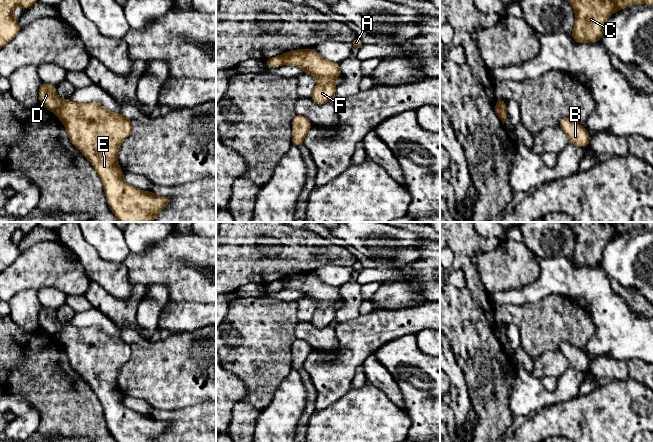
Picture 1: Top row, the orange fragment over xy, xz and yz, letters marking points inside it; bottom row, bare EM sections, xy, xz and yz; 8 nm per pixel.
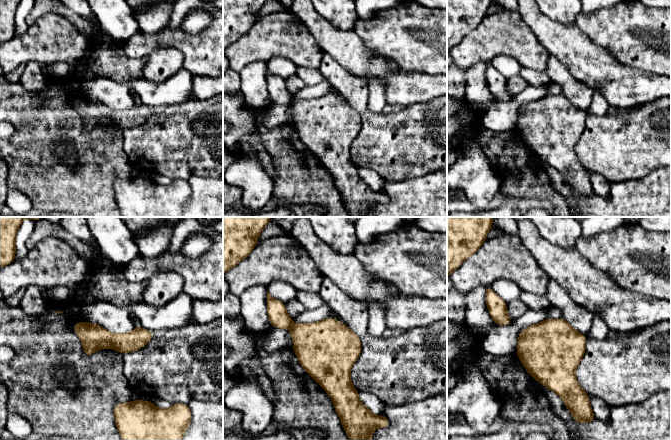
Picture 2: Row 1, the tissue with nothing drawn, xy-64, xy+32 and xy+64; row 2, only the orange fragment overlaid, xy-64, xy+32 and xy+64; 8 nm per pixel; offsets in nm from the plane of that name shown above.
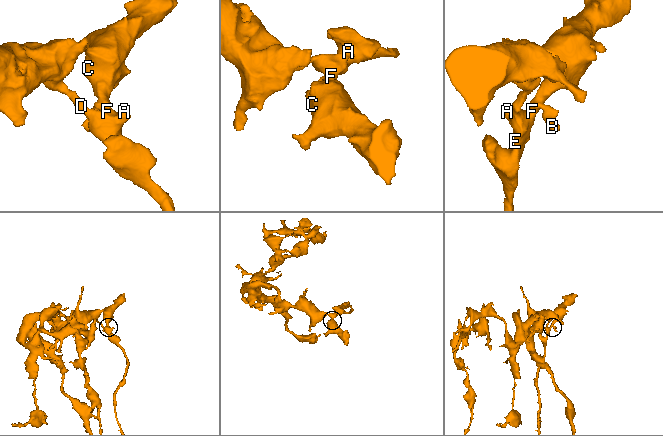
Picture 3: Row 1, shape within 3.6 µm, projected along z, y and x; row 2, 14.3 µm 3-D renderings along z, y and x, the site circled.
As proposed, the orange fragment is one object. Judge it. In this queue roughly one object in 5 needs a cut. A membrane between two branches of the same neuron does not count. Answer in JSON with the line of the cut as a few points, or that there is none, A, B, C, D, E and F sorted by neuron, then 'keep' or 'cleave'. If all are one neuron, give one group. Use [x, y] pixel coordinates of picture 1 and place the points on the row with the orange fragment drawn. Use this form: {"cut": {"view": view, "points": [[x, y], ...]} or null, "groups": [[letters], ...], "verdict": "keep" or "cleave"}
{"cut": {"view": "xy", "points": [[63, 101], [55, 112]]}, "groups": [["A", "B", "C", "E", "F"], ["D"]], "verdict": "cleave"}

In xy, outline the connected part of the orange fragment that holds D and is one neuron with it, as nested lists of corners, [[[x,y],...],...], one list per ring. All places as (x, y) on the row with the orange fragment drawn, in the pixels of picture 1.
[[[41,83],[39,88],[40,103],[52,112],[62,105],[63,100],[56,93],[56,86],[46,83]]]

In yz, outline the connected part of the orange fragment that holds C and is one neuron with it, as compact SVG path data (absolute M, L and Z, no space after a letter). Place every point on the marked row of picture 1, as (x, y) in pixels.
M567 0L572 4L576 22L571 36L578 43L599 42L604 24L612 13L637 3L648 5L653 0Z

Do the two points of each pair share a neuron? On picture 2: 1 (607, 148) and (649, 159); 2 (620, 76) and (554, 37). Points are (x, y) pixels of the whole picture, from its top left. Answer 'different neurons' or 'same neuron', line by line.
1: same neuron
2: same neuron

